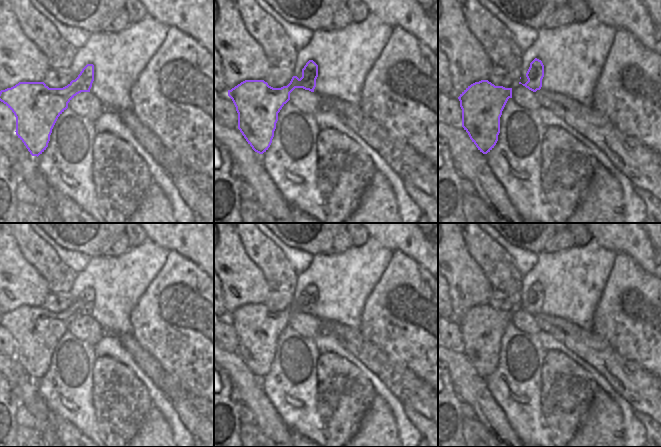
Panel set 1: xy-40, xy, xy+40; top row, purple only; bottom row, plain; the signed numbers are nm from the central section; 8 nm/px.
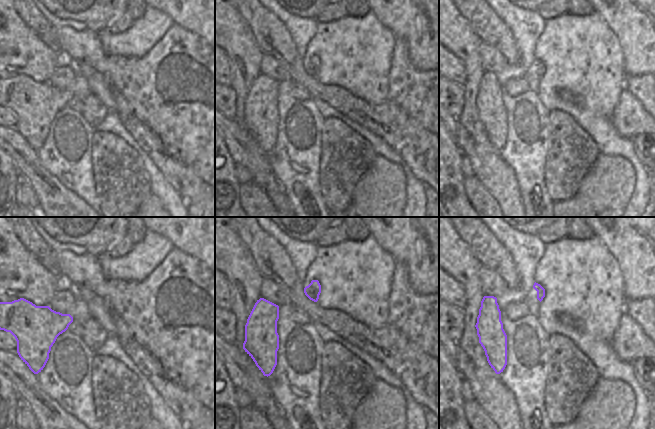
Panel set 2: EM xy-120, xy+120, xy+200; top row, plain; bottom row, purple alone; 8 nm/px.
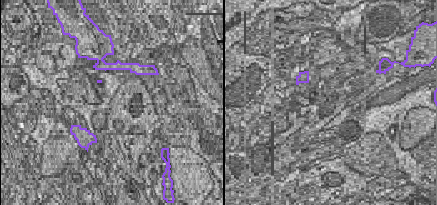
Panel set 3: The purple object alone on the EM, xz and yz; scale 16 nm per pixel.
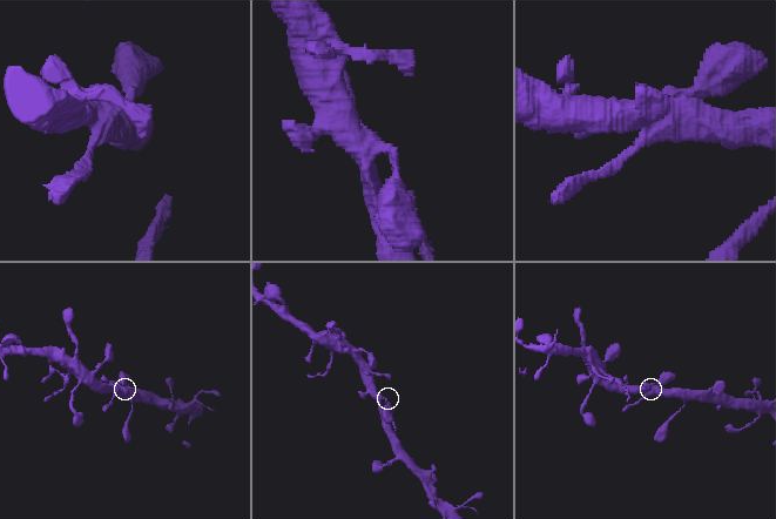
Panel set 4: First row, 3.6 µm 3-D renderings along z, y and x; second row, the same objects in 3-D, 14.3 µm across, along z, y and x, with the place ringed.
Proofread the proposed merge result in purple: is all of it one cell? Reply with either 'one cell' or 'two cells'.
one cell

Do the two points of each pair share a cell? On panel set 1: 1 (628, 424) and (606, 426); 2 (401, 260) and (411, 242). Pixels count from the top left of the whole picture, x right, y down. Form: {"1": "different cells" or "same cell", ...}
{"1": "different cells", "2": "different cells"}

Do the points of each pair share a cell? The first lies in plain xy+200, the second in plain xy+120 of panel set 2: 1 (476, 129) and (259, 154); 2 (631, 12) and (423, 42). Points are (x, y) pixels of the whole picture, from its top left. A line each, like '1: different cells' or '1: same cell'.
1: same cell
2: same cell

